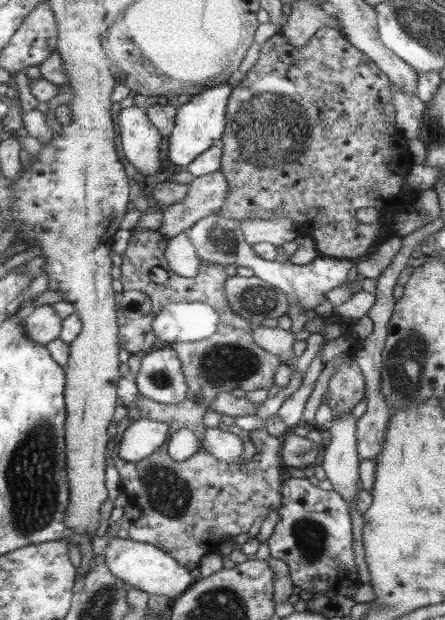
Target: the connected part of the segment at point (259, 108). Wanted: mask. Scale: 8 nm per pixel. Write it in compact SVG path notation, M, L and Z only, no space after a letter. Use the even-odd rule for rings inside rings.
M321 26L303 47L293 47L289 38L280 32L270 36L261 45L257 62L245 72L239 84L232 89L231 96L228 98L226 117L227 129L220 138L218 145L222 150L219 171L227 182L227 196L215 212L223 218L237 221L252 218L274 219L275 217L287 217L291 221L297 219L300 234L305 234L314 240L319 256L355 262L361 255L365 254L365 250L373 244L373 238L379 234L379 228L381 228L379 221L381 216L384 216L384 212L387 212L387 216L389 216L389 228L391 229L396 214L401 209L408 209L405 206L411 204L411 200L405 200L405 202L399 200L401 186L403 186L403 198L405 198L405 194L411 194L411 190L407 190L405 182L403 182L407 170L411 168L411 162L407 156L408 140L403 138L401 130L395 128L395 110L393 110L388 78L375 63L372 63L367 55L356 50L356 47L353 47L337 28ZM367 207L375 207L380 210L380 218L377 222L361 224L356 219L356 210Z

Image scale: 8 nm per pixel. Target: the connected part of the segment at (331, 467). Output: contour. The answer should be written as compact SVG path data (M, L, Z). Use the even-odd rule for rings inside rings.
M349 411L332 418L326 428L330 439L327 446L323 446L324 456L318 460L332 489L342 496L351 510L360 462L356 451L356 418Z

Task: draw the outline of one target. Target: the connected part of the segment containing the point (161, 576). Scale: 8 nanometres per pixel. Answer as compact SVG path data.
M111 538L105 547L104 558L111 574L147 595L166 596L173 599L191 587L191 572L181 567L167 552L148 543L134 542L127 538Z

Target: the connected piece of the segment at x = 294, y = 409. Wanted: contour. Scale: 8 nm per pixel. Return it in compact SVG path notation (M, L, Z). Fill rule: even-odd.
M321 349L316 352L316 355L311 360L305 372L305 378L302 379L299 387L281 403L276 412L277 418L285 424L287 430L292 426L301 424L302 412L306 400L309 398L314 387L314 382L324 365L321 359L319 359L320 352Z

